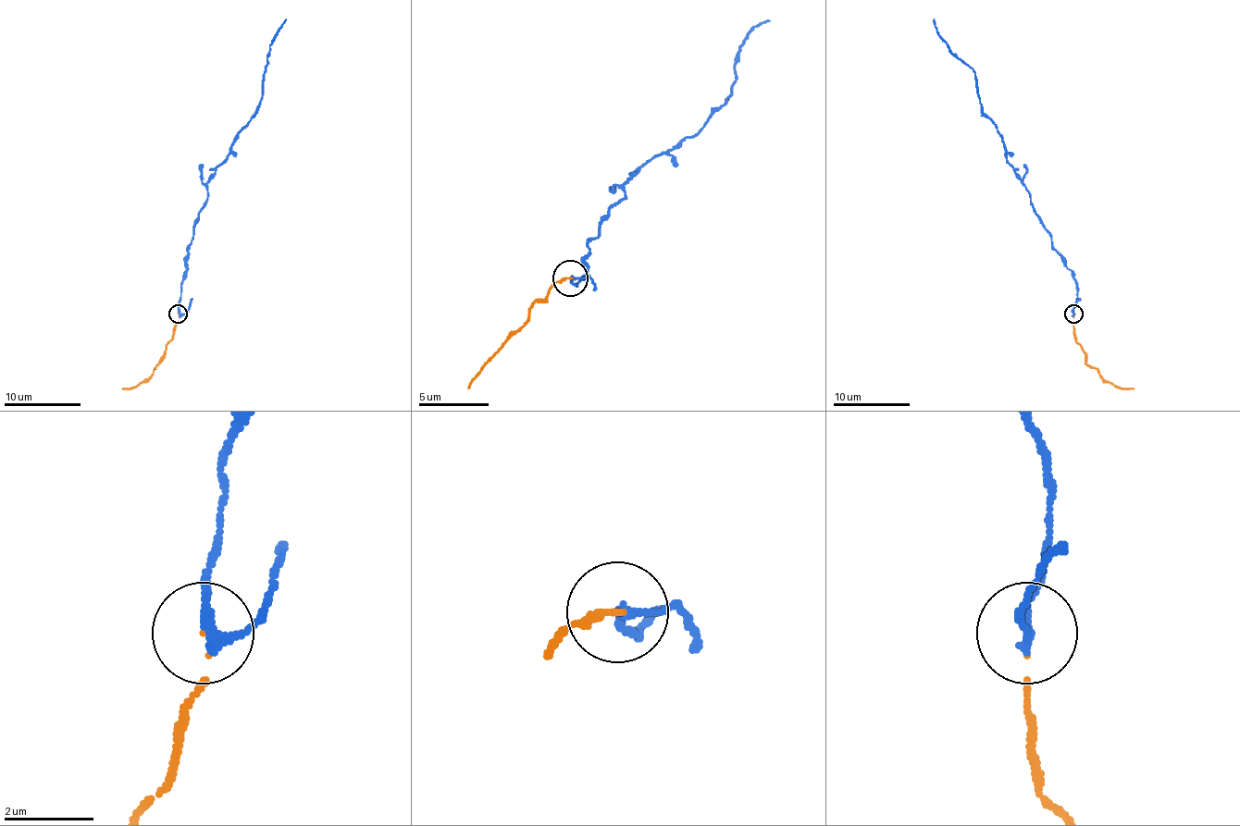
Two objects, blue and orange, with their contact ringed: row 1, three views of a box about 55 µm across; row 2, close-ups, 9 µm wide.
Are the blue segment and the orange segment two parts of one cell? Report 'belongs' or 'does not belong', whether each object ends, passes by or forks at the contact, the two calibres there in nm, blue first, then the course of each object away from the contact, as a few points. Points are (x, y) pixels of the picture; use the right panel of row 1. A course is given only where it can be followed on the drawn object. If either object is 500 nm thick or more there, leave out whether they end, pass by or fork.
belongs | blue passes by | orange ends | 200/30 nm | blue via (1072, 313), (1077, 282), (1006, 160), (1002, 135), (983, 112), (975, 72), (954, 55), (933, 18) | orange via (1072, 313), (1074, 338), (1084, 353), (1084, 361), (1103, 380), (1121, 388), (1134, 388)

